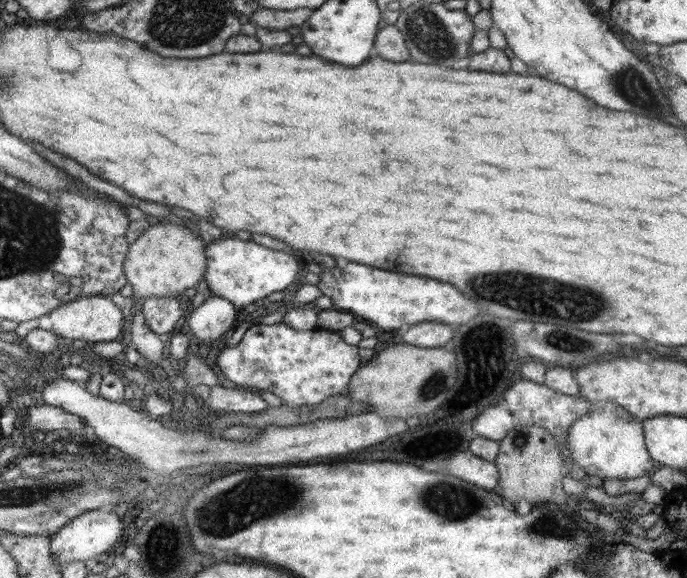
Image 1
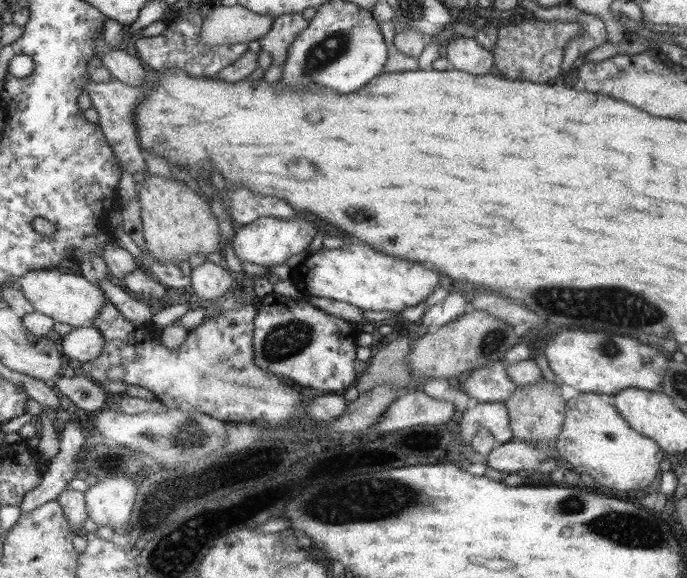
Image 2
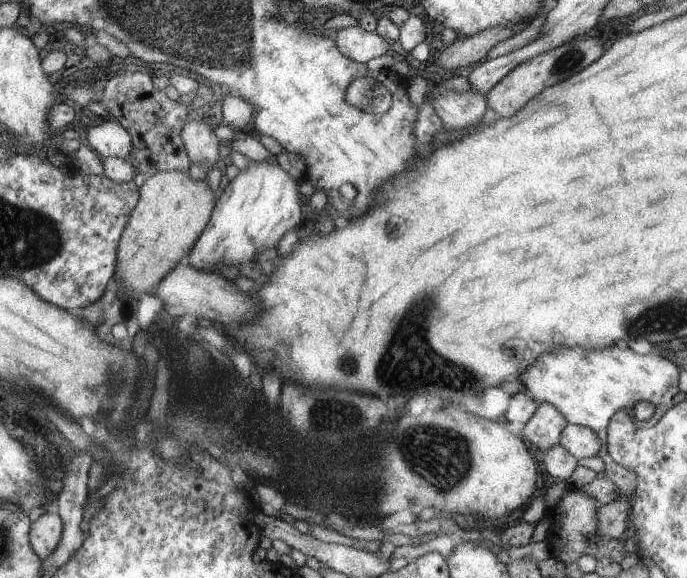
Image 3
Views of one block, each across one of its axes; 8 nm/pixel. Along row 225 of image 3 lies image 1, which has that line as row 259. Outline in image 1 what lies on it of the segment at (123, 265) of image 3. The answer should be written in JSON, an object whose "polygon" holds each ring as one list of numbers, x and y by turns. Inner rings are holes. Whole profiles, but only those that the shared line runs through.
{"polygon":[[153,220,150,227,132,242,125,264,125,276,134,291,131,298,137,307,141,307,148,298,176,297,182,290,197,286,206,276,208,262,206,244,198,234,168,220]]}

